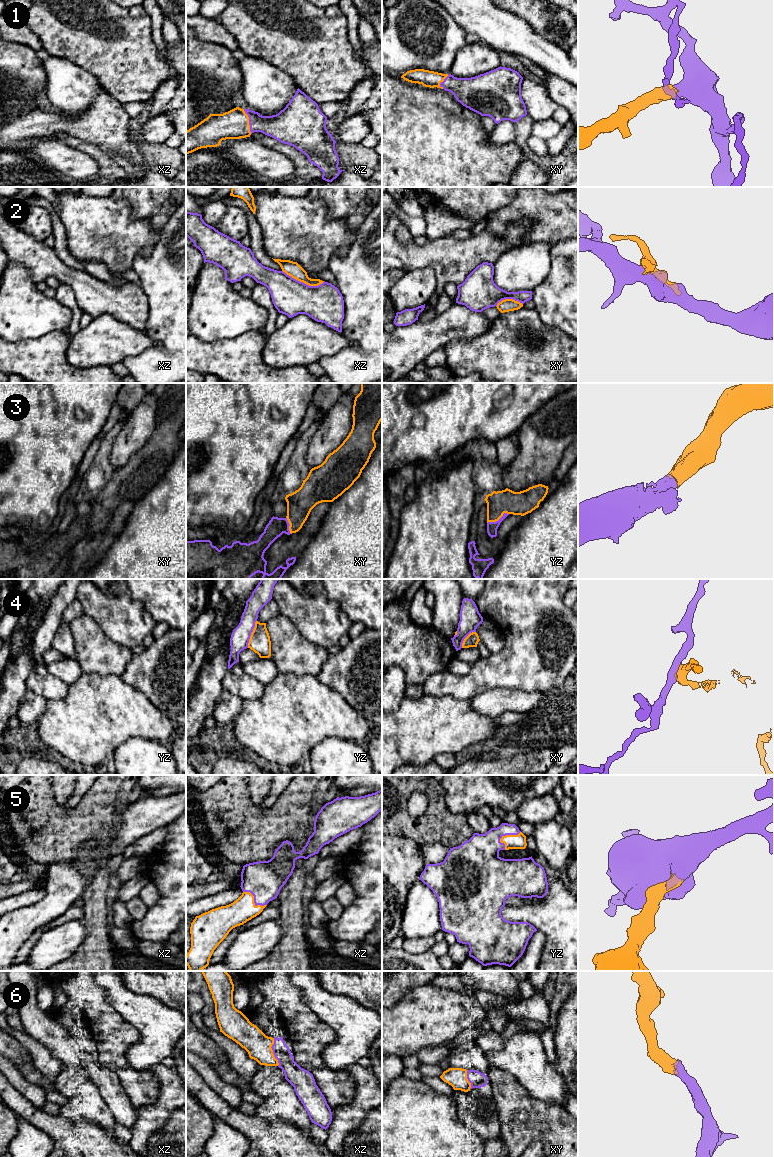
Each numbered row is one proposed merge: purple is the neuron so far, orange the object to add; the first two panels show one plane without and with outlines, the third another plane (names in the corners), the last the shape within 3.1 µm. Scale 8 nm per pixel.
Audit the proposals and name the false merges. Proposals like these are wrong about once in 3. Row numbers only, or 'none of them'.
4

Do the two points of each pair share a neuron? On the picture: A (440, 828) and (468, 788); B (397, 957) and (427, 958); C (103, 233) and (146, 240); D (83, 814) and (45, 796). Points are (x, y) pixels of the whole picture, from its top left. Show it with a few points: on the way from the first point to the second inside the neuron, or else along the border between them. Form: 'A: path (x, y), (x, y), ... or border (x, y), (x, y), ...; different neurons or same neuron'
A: border (442, 789), (445, 805), (454, 813), (466, 815); different neurons
B: path (404, 960), (420, 960); same neuron
C: path (114, 237), (135, 237); same neuron
D: path (73, 815), (61, 815), (52, 806); same neuron

